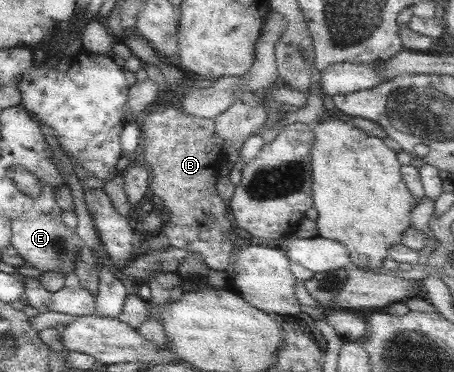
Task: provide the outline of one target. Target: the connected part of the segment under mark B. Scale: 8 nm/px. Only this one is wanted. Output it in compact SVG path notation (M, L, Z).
M159 105L157 110L141 116L138 126L139 147L144 153L144 167L150 174L149 189L169 213L167 223L161 225L161 233L169 245L199 253L207 268L225 272L229 255L235 250L228 240L233 236L233 223L227 202L217 196L214 185L217 167L228 149L215 135L213 120L187 115L173 106Z

